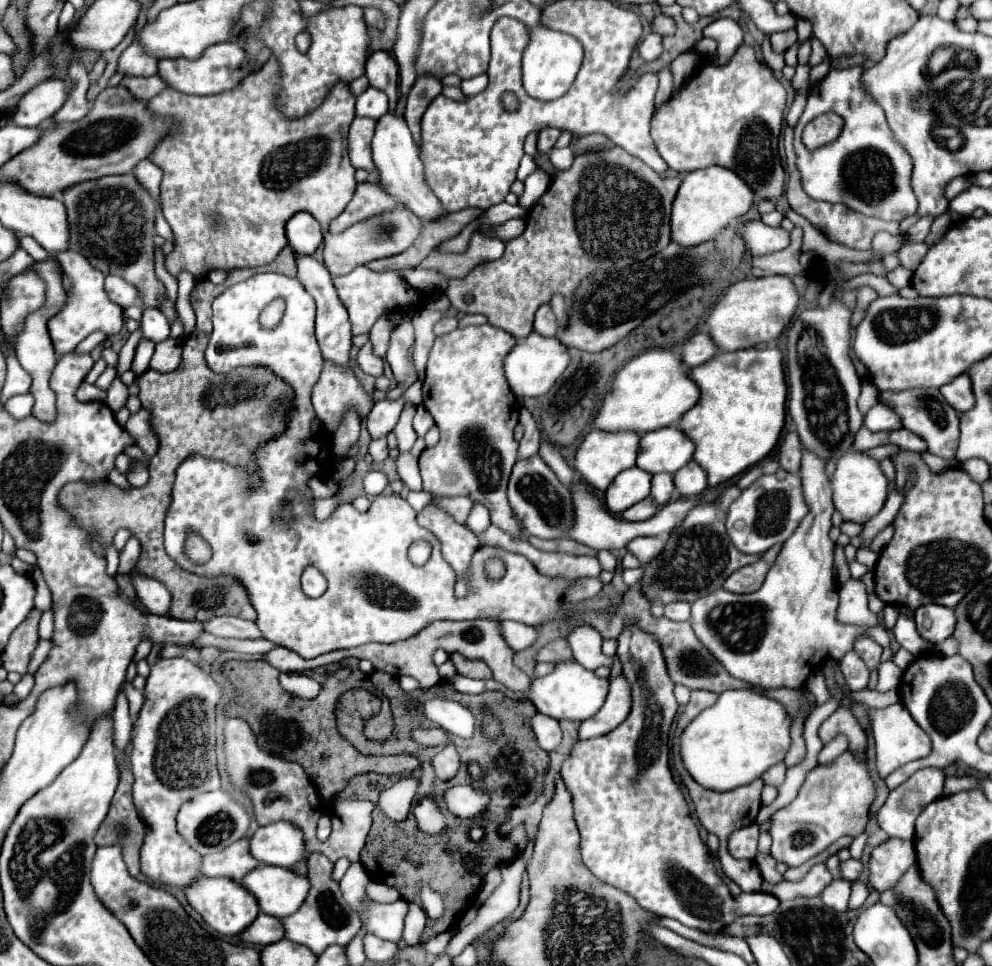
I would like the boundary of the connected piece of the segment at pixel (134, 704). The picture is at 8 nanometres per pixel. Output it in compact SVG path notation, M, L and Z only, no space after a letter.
M127 683L127 685L125 685L125 695L127 695L127 701L129 701L131 717L135 719L135 715L139 713L139 709L141 709L141 705L143 705L143 691L135 689L133 683Z

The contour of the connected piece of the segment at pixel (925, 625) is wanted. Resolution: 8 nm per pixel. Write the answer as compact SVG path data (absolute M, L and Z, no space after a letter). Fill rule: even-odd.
M925 605L915 611L915 625L925 641L937 645L951 637L955 629L955 613L943 605Z

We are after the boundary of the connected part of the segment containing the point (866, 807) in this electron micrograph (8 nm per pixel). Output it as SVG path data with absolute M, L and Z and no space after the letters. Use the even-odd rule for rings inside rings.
M845 751L827 765L817 765L809 771L795 801L779 809L771 817L769 833L773 837L771 855L789 867L803 865L811 857L825 851L839 837L857 837L869 823L871 803L875 801L875 783L871 779L867 761Z

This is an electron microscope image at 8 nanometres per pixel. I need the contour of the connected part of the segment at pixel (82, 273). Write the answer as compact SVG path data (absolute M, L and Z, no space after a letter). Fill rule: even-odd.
M61 251L57 253L57 259L63 267L63 273L71 279L71 289L67 291L65 307L61 307L61 311L49 319L47 329L55 353L65 355L71 353L77 347L77 343L81 343L85 337L89 337L95 331L103 331L107 337L115 335L123 327L123 309L117 307L117 303L113 303L105 295L103 289L105 275L101 275L101 271L97 271L87 259L83 259L83 255L77 255L75 251Z

